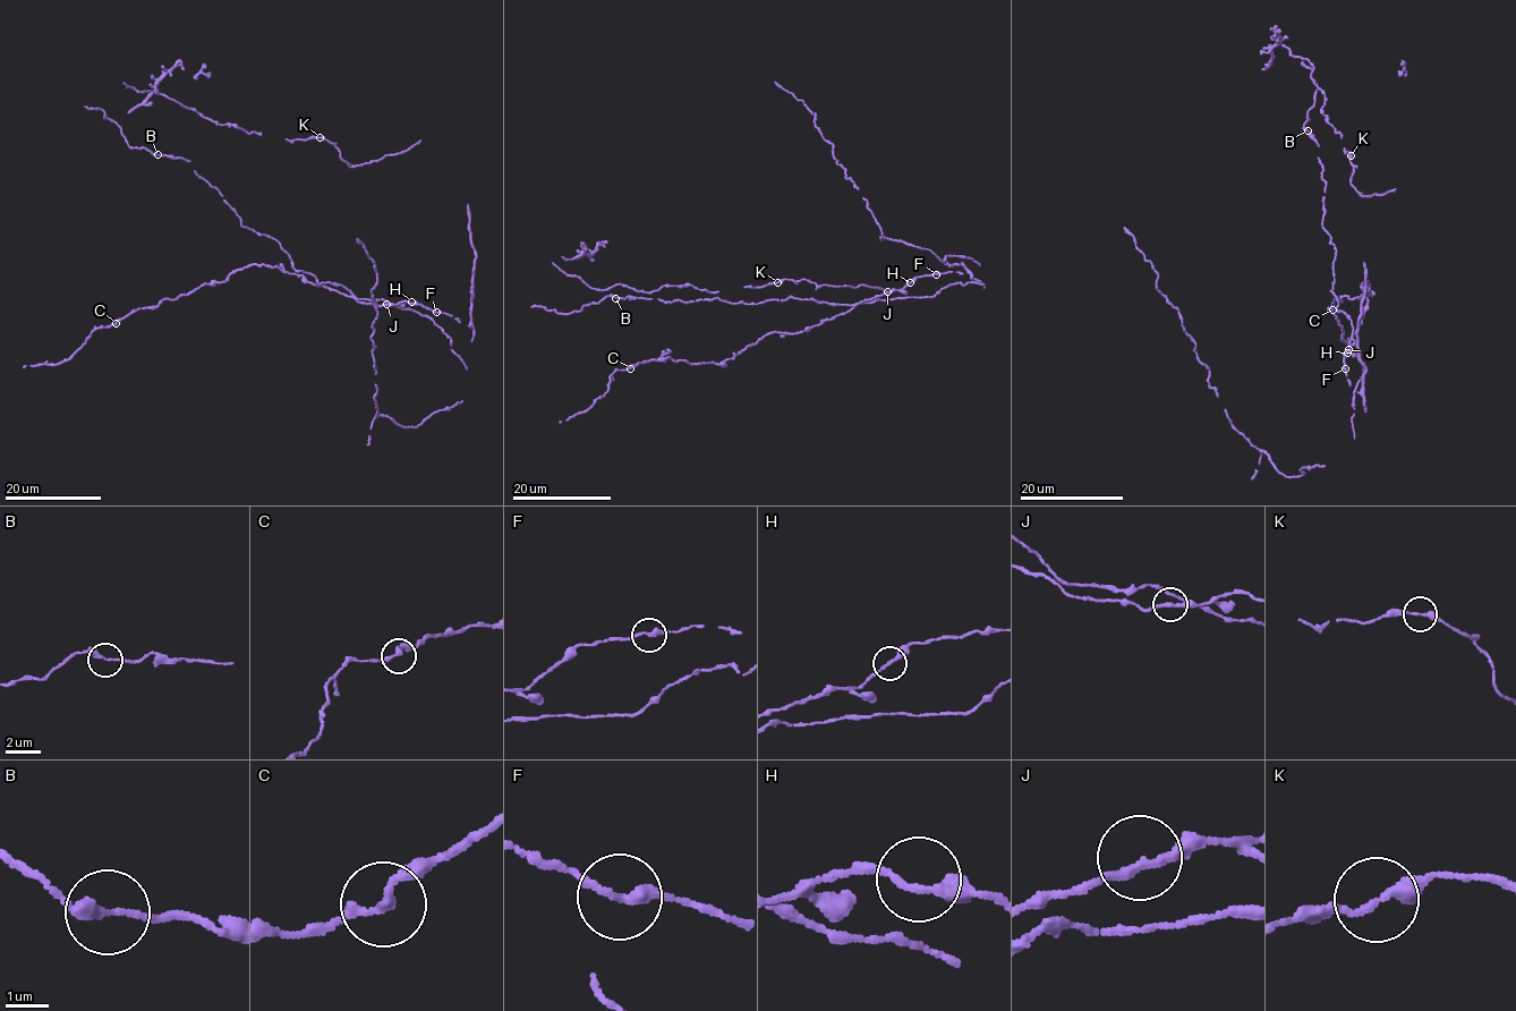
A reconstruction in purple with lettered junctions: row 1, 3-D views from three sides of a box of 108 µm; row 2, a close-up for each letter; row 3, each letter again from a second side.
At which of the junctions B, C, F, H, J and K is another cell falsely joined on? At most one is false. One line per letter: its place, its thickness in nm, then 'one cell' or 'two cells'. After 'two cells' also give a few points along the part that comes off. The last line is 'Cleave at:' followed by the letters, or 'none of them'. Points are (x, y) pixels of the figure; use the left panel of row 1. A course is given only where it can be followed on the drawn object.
B: place (158, 154); calibre 240 nm; one cell
C: place (116, 323); calibre 240 nm; one cell
F: place (436, 312); calibre 240 nm; one cell
H: place (411, 302); calibre 240 nm; one cell
J: place (386, 304); calibre 220 nm; one cell
K: place (320, 137); calibre 240 nm; one cell
Cleave at: none of them

